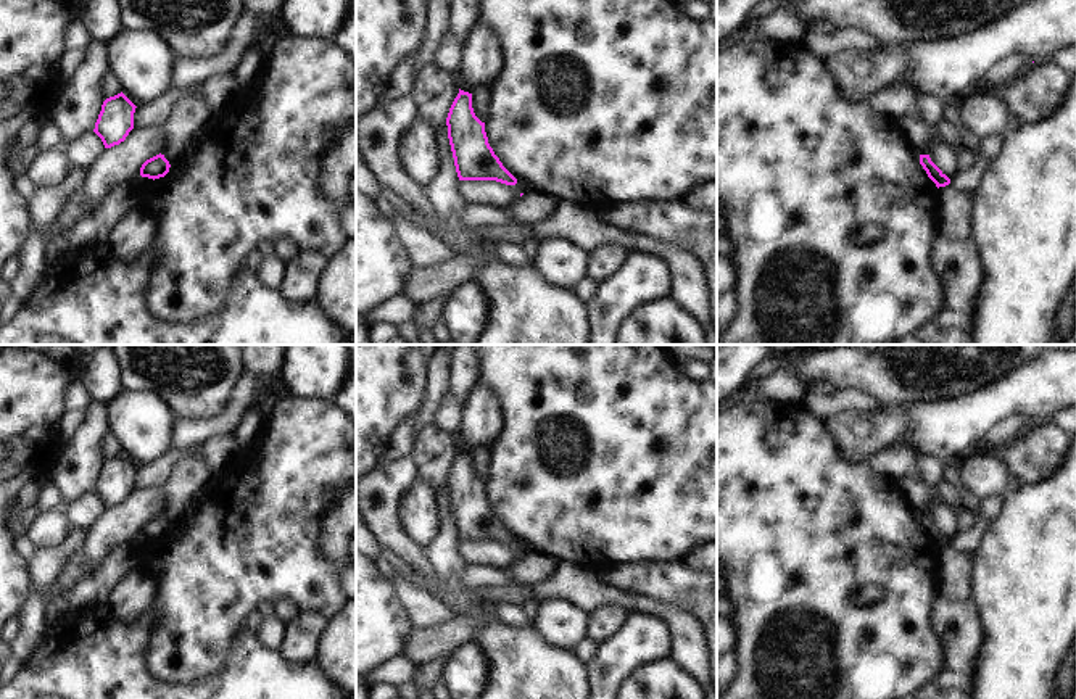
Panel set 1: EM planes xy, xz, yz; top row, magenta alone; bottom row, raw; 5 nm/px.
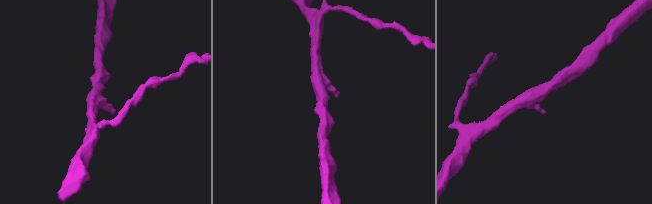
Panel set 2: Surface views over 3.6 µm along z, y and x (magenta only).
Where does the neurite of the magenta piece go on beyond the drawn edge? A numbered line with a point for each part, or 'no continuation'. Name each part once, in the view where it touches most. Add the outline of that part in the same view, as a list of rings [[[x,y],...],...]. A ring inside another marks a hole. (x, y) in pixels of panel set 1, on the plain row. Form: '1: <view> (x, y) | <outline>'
no continuation

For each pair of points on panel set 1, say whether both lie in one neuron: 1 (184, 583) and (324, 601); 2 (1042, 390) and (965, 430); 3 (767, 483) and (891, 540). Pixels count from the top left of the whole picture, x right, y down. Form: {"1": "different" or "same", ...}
{"1": "same", "2": "same", "3": "same"}

